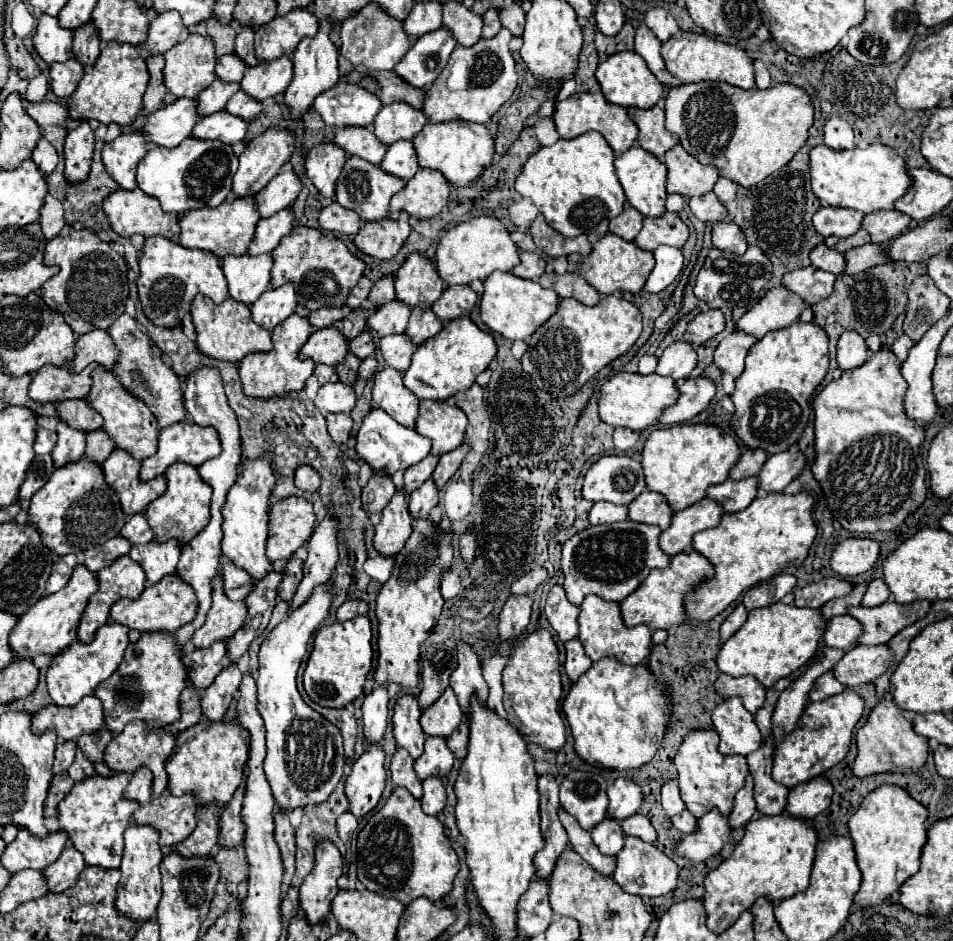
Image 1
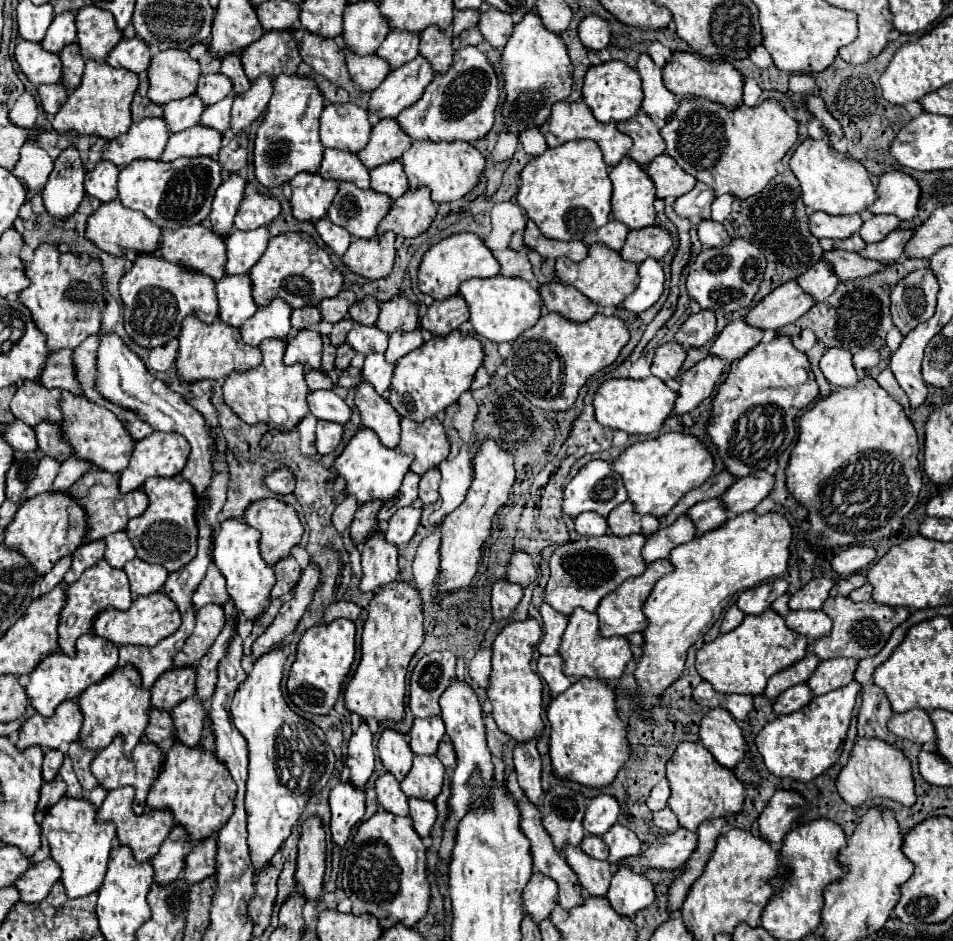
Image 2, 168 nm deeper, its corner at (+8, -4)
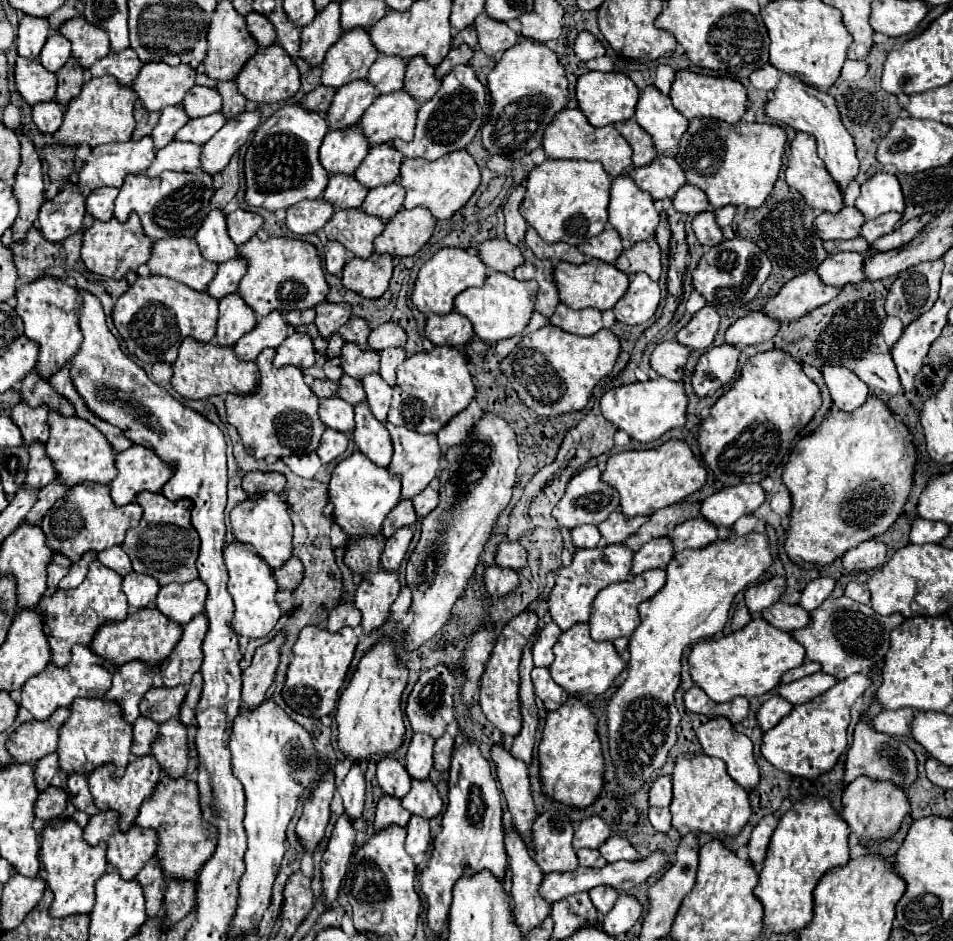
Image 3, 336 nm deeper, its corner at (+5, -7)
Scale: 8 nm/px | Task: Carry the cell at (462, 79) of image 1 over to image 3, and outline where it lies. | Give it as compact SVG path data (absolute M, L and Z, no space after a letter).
M456 65L444 79L438 93L428 99L418 109L418 121L416 121L416 133L410 143L402 139L394 139L392 145L404 155L404 157L424 157L428 161L434 161L446 153L466 149L466 145L476 137L476 133L484 125L484 115L488 109L488 89L480 83L474 69L470 65Z

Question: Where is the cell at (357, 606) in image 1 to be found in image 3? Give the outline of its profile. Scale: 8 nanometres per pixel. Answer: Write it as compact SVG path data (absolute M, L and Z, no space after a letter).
M340 603L338 607L334 607L328 615L328 631L338 631L340 627L358 627L362 621L360 609L352 603Z

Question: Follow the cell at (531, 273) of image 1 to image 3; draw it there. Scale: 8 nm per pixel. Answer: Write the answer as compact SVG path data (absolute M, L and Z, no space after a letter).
M490 239L480 243L480 259L486 263L488 271L500 271L500 273L514 273L520 263L524 263L522 251L508 243L506 239Z

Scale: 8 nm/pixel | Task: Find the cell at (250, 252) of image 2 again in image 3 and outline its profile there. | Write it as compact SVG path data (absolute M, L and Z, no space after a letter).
M240 255L236 259L230 259L228 263L220 263L216 277L208 285L208 295L222 299L224 295L234 293L244 273L246 273L246 261Z

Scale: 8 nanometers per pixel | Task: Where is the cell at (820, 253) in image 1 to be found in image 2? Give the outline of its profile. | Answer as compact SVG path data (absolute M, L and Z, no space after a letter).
M847 250L825 252L823 260L827 260L833 266L833 270L837 272L837 276L841 280L853 280L853 278L861 278L861 276L871 276L871 274L877 274L877 272L887 268L885 264L881 264L877 260L867 260L867 258L859 256L857 252L847 252Z

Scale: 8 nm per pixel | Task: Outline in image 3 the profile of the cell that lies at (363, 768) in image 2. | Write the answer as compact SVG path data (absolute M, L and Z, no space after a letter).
M356 761L352 765L346 779L342 781L342 785L336 791L344 799L346 813L352 819L360 819L362 809L364 809L364 799L366 799L366 777L364 777L364 769L362 769L360 761Z

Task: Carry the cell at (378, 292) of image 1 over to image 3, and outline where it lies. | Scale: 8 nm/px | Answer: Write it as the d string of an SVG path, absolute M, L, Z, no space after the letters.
M350 317L350 321L340 327L340 335L344 337L344 341L350 341L350 343L358 343L362 349L368 347L368 335L370 335L370 325L366 319L362 317Z

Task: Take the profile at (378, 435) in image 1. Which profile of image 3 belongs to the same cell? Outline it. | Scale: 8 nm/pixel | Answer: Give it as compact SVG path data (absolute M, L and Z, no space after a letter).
M354 451L350 457L342 459L334 471L328 485L330 503L334 505L334 521L348 533L348 537L376 535L382 529L382 521L400 501L400 479L388 471L388 467L376 467L366 455Z

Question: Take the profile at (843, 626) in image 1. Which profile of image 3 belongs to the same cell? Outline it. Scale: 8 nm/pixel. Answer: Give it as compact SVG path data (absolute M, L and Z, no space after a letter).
M780 601L774 603L772 607L764 609L762 617L770 625L774 625L782 631L788 631L788 633L796 631L796 629L804 629L810 623L810 613L804 611L800 605L786 605L786 603L780 603Z

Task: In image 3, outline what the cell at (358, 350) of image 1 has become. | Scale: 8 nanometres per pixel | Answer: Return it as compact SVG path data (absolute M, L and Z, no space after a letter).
M336 357L336 359L328 359L326 365L324 365L324 373L326 373L328 379L338 381L338 379L344 375L344 371L340 369L340 359L338 359L338 357Z

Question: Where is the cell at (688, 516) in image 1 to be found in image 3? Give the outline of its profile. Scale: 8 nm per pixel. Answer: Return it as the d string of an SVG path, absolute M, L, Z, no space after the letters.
M654 539L652 543L646 543L640 551L634 553L632 561L632 575L640 575L648 569L664 569L668 561L674 557L672 541L670 539Z

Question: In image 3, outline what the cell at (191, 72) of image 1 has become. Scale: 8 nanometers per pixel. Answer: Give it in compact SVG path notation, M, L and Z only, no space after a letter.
M154 61L154 63L144 63L140 75L134 79L132 87L136 89L140 103L148 111L162 111L168 105L180 105L184 95L196 85L196 71L190 65L168 65L164 61Z

